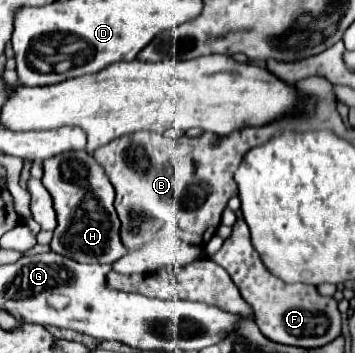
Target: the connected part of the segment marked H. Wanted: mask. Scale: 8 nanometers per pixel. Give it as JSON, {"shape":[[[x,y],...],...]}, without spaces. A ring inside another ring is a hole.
{"shape":[[[82,150],[82,152],[62,152],[62,156],[54,156],[54,158],[44,160],[42,168],[44,168],[42,184],[50,192],[50,196],[54,200],[54,210],[56,210],[56,216],[58,216],[58,226],[54,230],[54,238],[50,242],[50,248],[54,252],[66,256],[66,258],[86,262],[86,264],[112,264],[118,258],[122,258],[128,250],[122,246],[120,236],[118,236],[120,220],[118,220],[116,210],[112,206],[114,188],[112,188],[108,176],[104,174],[104,168],[94,160],[94,156],[88,154],[86,150]]]}

